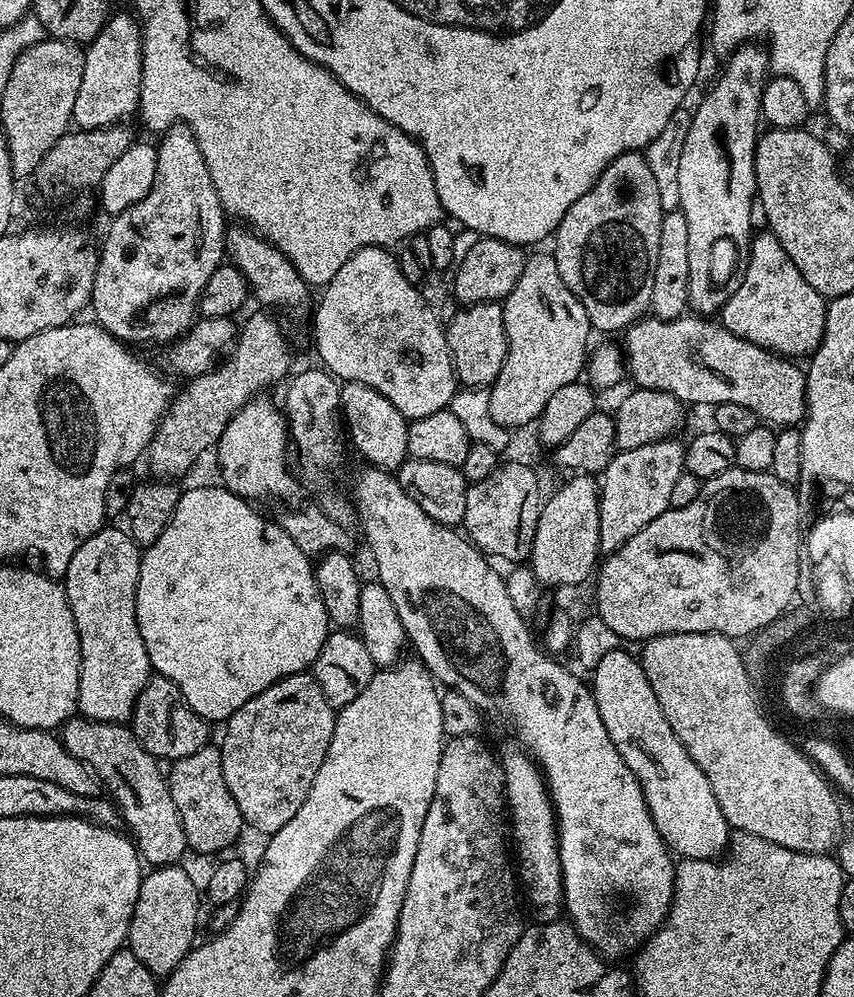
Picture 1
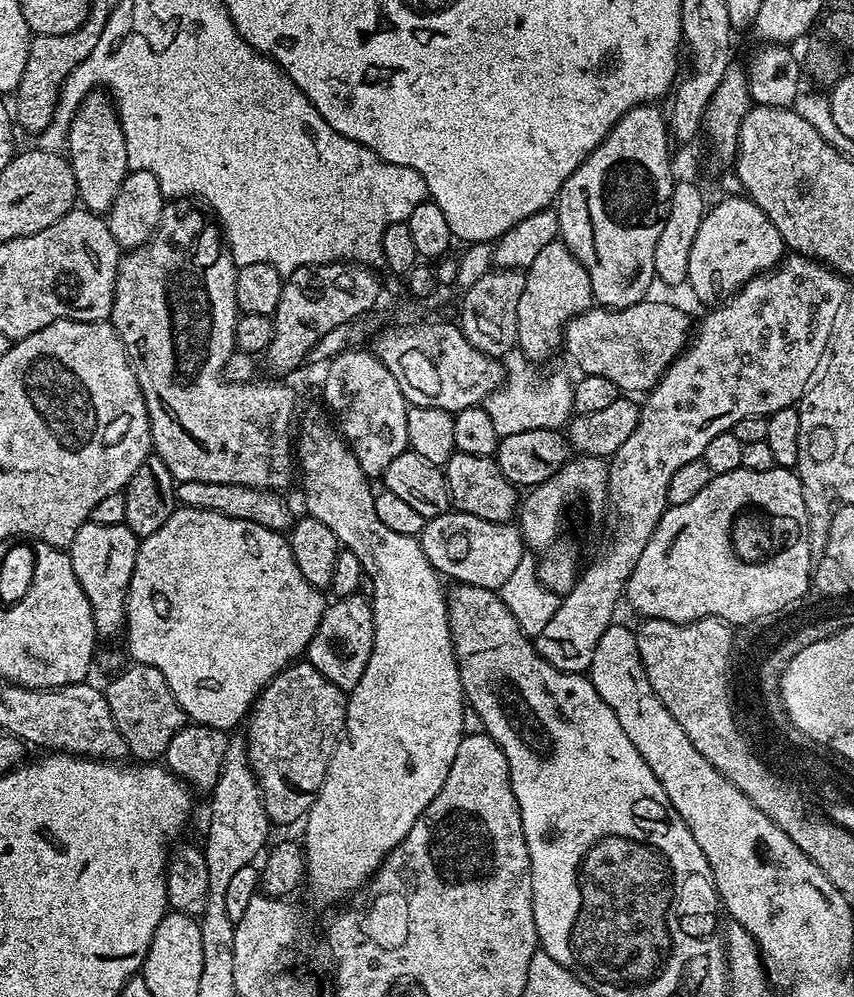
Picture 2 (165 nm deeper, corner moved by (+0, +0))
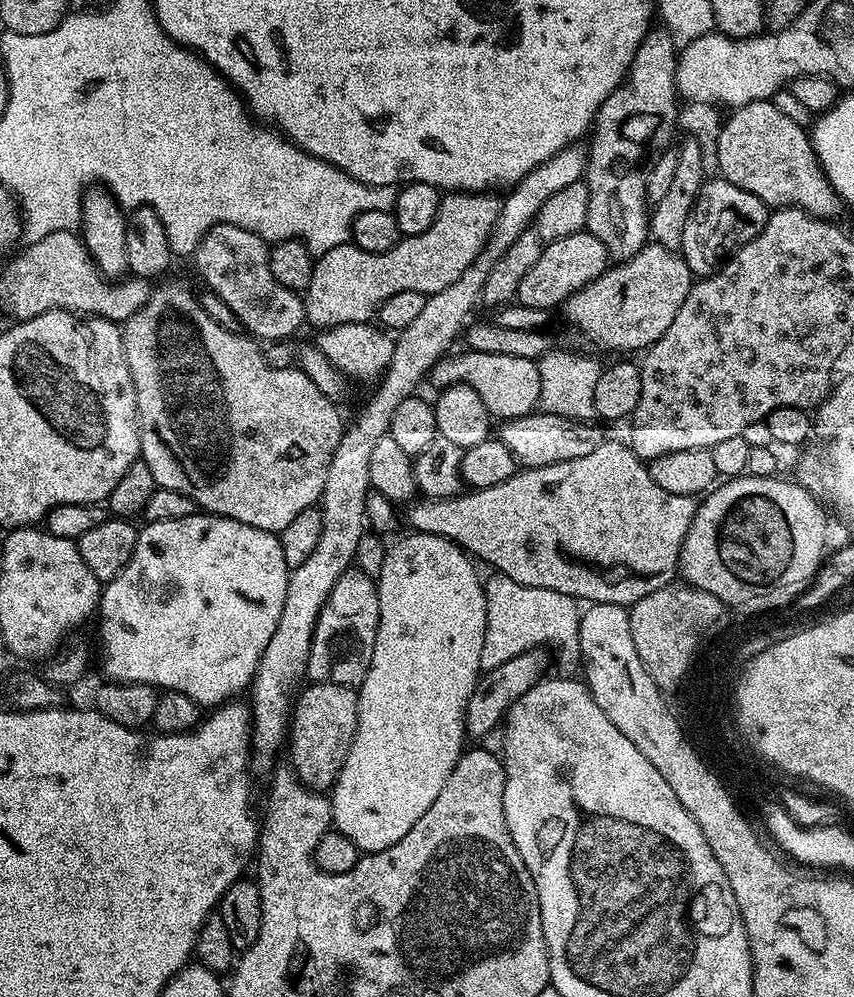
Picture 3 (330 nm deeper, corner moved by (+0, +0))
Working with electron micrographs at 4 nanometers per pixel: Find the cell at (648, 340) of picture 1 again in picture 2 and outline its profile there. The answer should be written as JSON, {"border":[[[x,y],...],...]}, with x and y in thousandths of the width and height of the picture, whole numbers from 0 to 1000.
{"border":[[[755,299],[742,307],[737,309],[710,309],[706,307],[694,307],[689,310],[687,313],[684,313],[679,317],[674,317],[665,324],[660,329],[660,343],[659,348],[665,349],[665,353],[670,356],[670,361],[676,365],[680,370],[678,371],[685,377],[704,377],[705,379],[714,379],[714,383],[719,383],[719,387],[726,390],[727,394],[731,395],[745,395],[740,393],[749,393],[748,395],[756,395],[759,392],[767,387],[770,382],[775,379],[775,375],[780,372],[788,363],[796,358],[796,354],[806,348],[806,342],[808,340],[808,334],[811,332],[813,325],[811,322],[806,322],[806,317],[796,309],[790,309],[787,305],[781,305],[778,301],[763,301],[765,299]]]}

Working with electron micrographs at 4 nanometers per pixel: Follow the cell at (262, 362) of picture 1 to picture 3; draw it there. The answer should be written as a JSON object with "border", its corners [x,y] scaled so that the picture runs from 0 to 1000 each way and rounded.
{"border":[[[529,191],[516,196],[513,215],[508,223],[504,223],[504,231],[474,237],[457,251],[430,253],[411,243],[391,247],[391,251],[382,251],[382,255],[369,258],[363,283],[354,294],[357,322],[362,326],[367,325],[370,331],[402,325],[429,325],[439,318],[440,312],[445,310],[447,303],[452,303],[452,299],[467,295],[471,291],[489,291],[499,298],[506,297],[513,291],[522,291],[522,287],[536,283],[536,279],[546,275],[546,270],[557,262],[560,255],[569,247],[571,236],[576,234],[576,228],[585,214],[587,204],[587,198],[575,192]]]}

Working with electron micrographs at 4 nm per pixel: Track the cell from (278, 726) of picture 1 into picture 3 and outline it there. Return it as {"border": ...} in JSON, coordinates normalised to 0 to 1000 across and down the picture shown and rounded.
{"border":[[[365,684],[356,695],[348,697],[340,712],[340,748],[342,744],[342,763],[340,769],[359,790],[371,792],[388,791],[403,767],[405,756],[419,728],[419,694],[406,686]]]}

